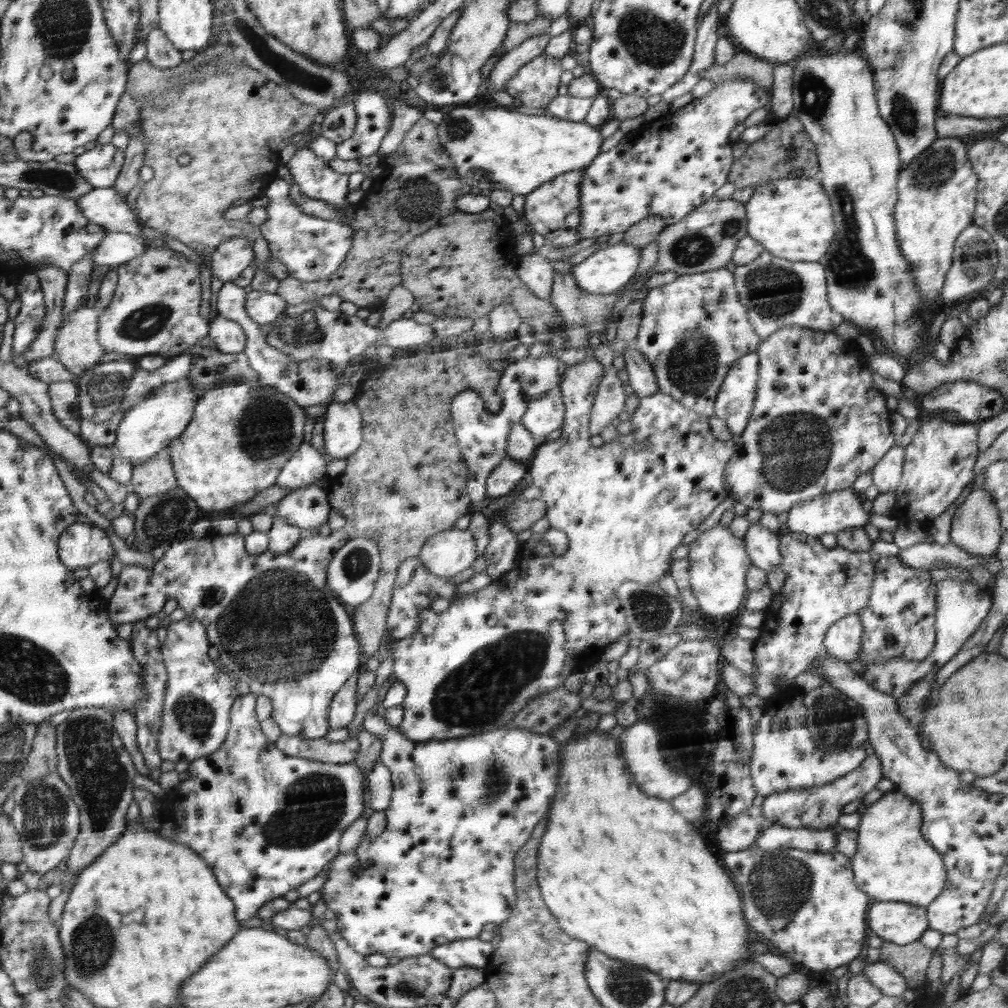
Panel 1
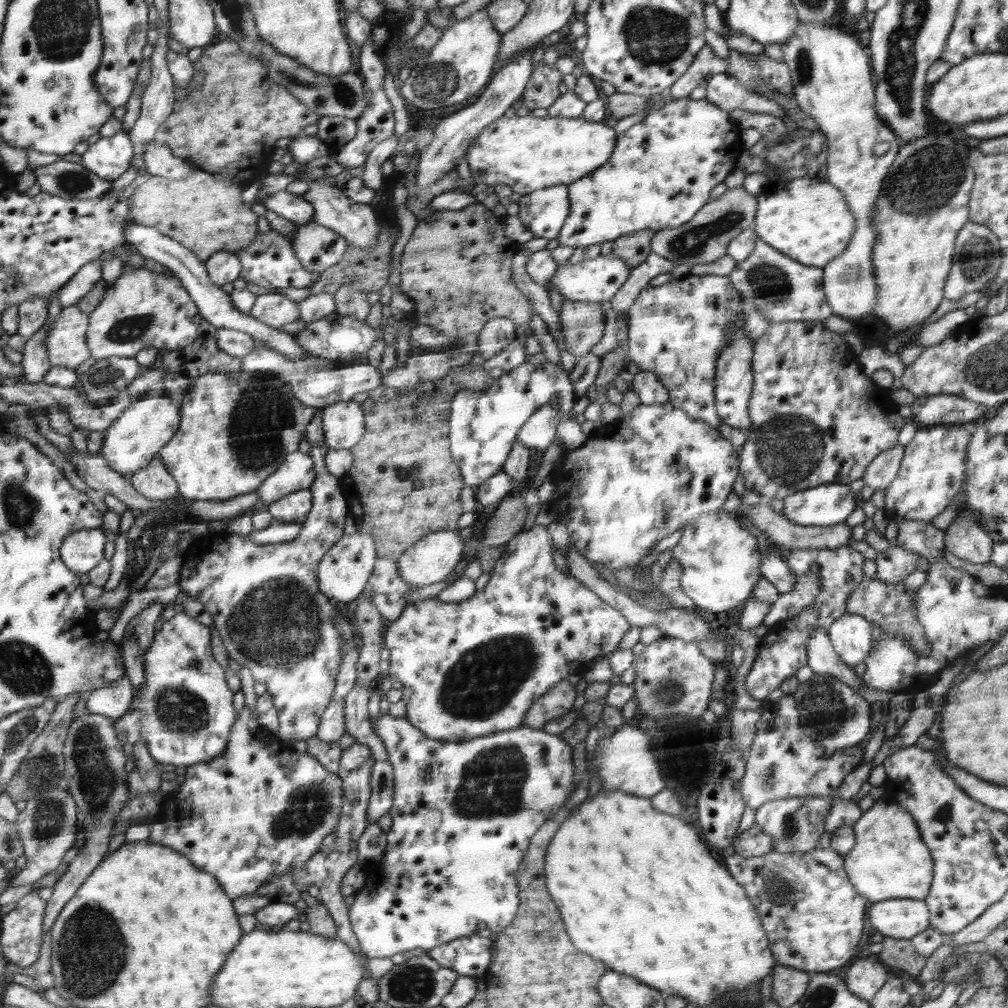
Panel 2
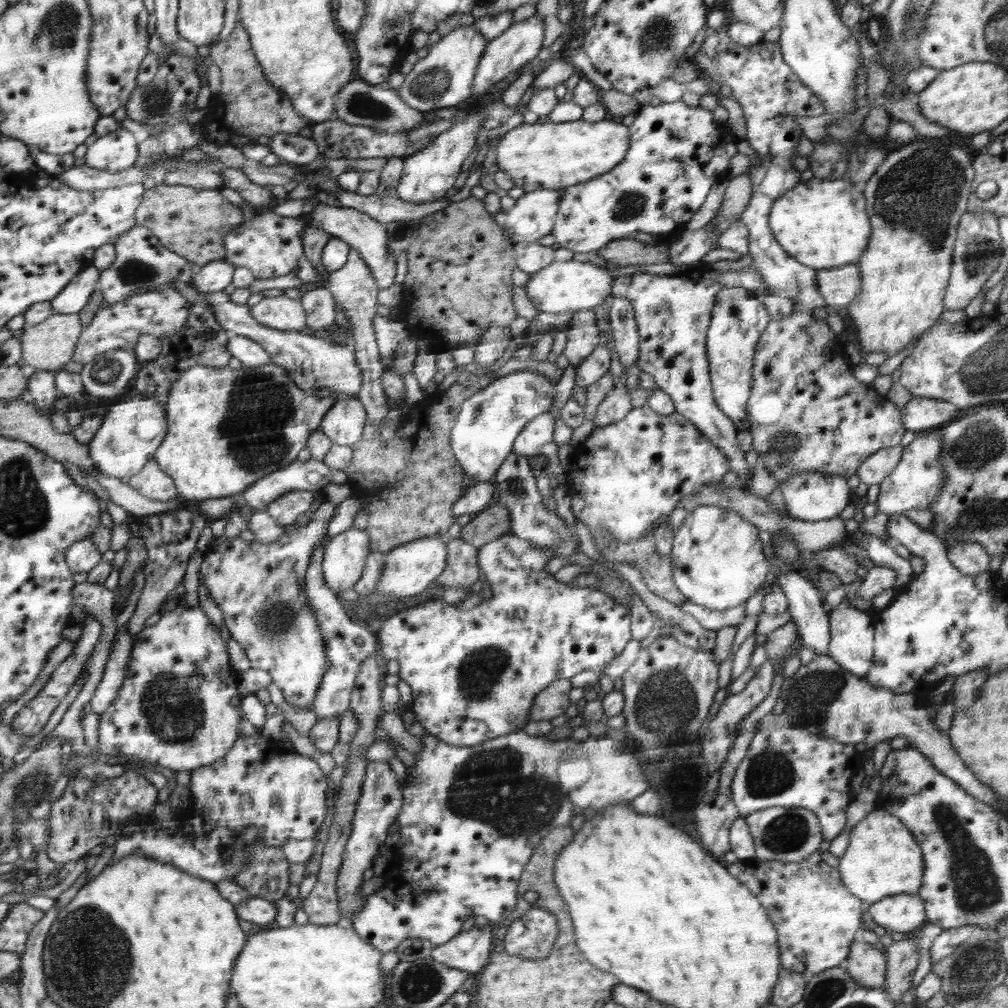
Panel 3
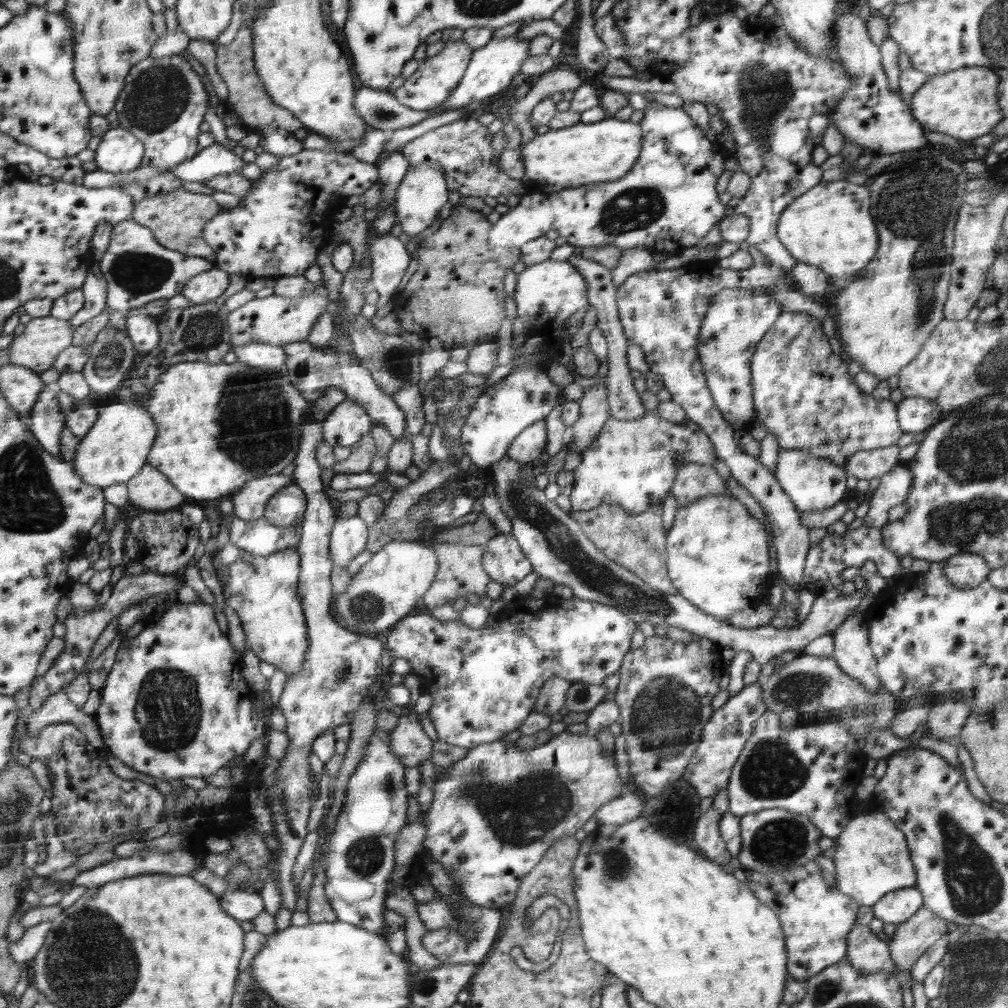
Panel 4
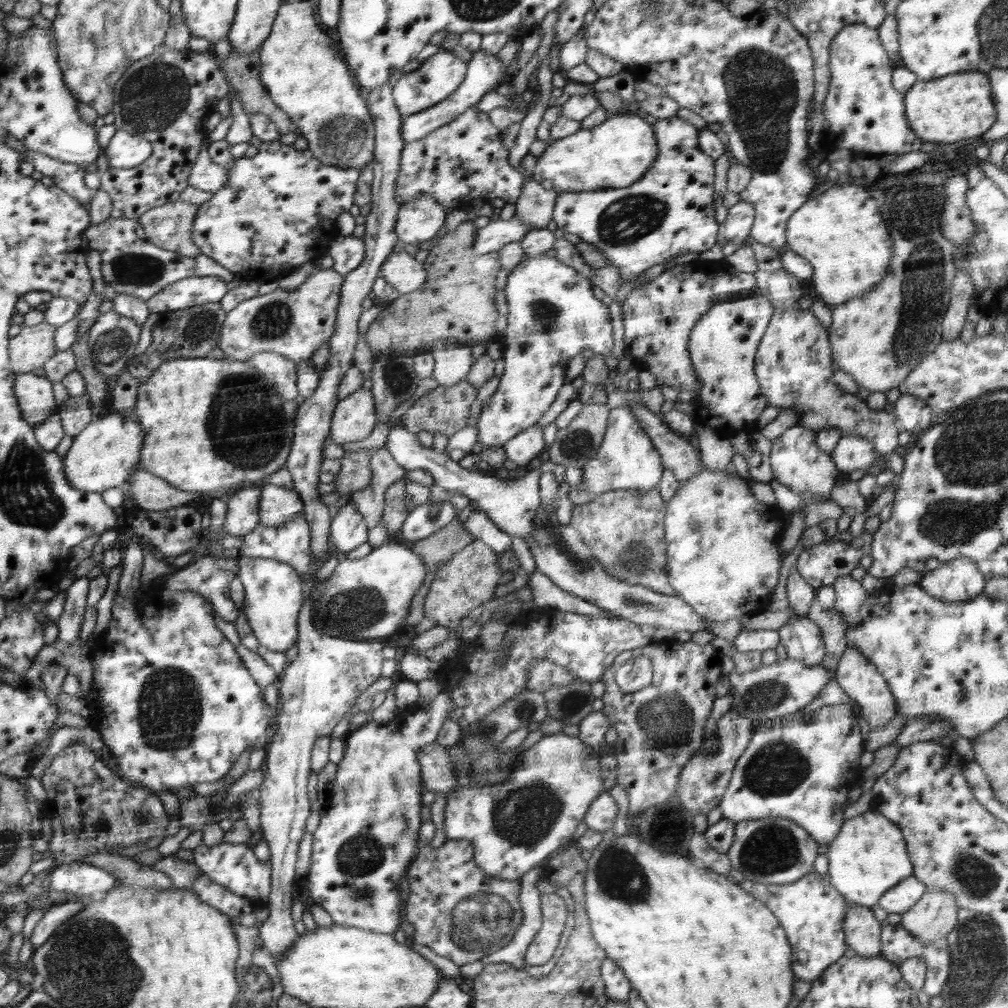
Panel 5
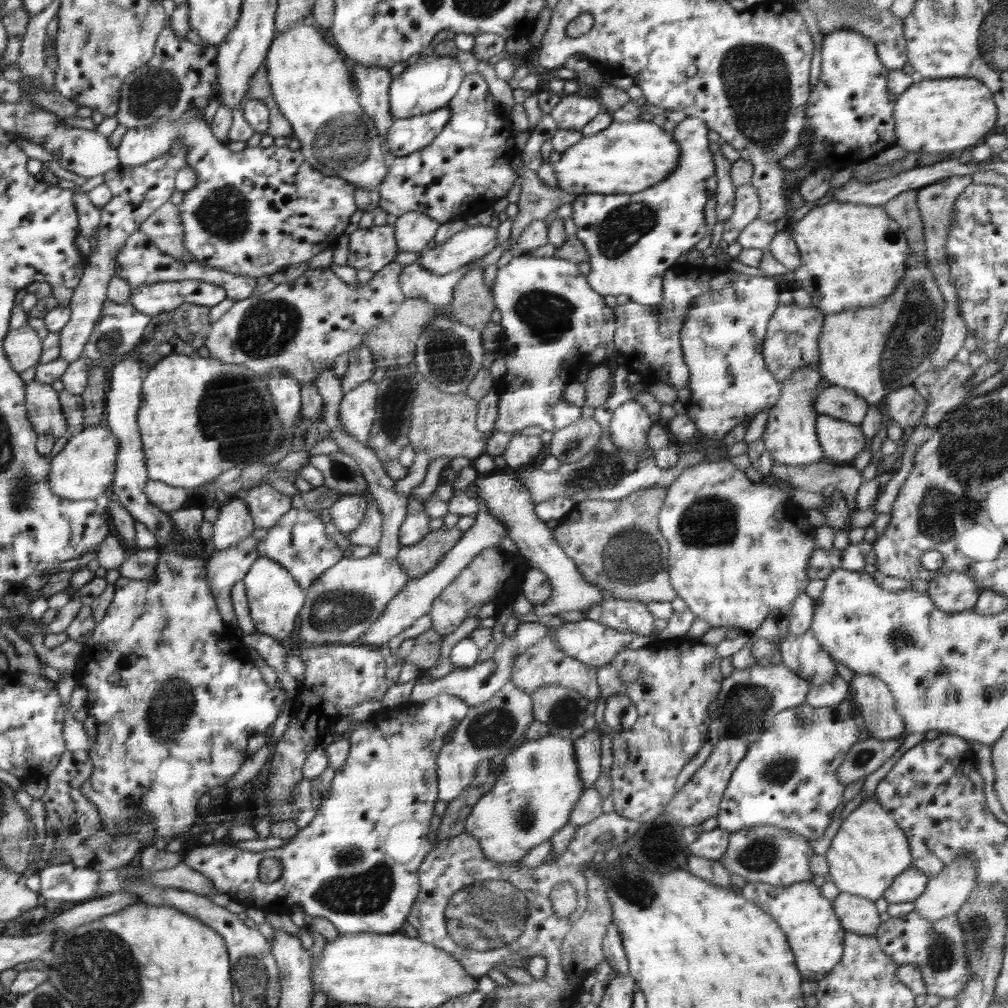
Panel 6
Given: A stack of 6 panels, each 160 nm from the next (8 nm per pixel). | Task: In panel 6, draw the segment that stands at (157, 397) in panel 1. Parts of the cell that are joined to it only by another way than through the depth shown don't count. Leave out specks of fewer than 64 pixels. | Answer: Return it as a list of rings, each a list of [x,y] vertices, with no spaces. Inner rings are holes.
[[[104,424],[83,428],[69,438],[62,451],[52,459],[49,485],[58,496],[68,500],[86,500],[98,498],[110,491],[113,479],[116,478],[117,456],[121,446],[117,436]]]

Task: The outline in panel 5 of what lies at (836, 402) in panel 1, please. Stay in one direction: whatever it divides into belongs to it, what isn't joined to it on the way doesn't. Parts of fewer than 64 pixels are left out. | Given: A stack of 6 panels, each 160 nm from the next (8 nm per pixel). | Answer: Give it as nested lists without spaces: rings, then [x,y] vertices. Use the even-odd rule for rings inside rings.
[[[810,309],[773,310],[773,315],[755,354],[754,371],[768,407],[780,407],[781,411],[796,409],[800,413],[800,420],[797,424],[806,429],[814,429],[818,432],[824,427],[835,427],[842,431],[843,436],[860,436],[874,444],[877,454],[895,451],[899,446],[897,439],[901,430],[894,424],[894,414],[888,414],[884,410],[872,412],[866,406],[866,401],[860,400],[856,395],[848,395],[842,388],[830,381],[836,369],[833,366],[827,331]]]

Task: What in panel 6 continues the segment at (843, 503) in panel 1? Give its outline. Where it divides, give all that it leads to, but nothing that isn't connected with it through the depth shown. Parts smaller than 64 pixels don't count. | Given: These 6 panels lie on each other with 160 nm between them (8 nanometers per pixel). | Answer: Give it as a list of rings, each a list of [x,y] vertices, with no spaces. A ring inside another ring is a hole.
[[[812,366],[795,370],[795,373],[782,383],[778,403],[766,410],[768,420],[760,440],[765,444],[773,463],[798,467],[823,460],[816,432],[816,420],[819,415],[814,411],[814,402],[820,394],[817,387],[822,379],[821,374]]]

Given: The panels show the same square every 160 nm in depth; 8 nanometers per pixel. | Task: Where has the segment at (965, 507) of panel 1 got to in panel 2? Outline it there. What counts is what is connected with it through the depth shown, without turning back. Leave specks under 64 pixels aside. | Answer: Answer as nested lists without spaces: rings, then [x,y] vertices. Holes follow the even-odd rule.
[[[962,511],[954,518],[945,530],[945,551],[960,561],[990,563],[994,542],[974,517],[970,511]]]

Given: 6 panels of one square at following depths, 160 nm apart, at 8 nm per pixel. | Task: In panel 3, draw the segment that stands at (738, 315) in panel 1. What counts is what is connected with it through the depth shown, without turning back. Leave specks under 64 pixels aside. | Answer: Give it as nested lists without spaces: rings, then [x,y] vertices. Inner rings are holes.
[[[753,263],[734,272],[714,270],[688,270],[681,274],[654,275],[637,272],[613,279],[612,298],[632,303],[639,334],[638,358],[635,365],[654,378],[654,382],[674,402],[675,410],[688,417],[730,462],[730,470],[739,476],[739,482],[747,490],[751,479],[746,454],[738,444],[738,430],[734,422],[726,417],[716,405],[709,362],[706,356],[706,334],[717,295],[725,288],[742,287],[761,295],[770,321],[788,316],[795,309],[793,298],[776,296],[763,283]]]

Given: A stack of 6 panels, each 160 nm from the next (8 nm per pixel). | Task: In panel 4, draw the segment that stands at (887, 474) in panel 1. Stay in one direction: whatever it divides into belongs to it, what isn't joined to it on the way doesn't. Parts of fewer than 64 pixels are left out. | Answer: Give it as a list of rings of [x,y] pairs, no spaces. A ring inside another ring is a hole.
[[[896,445],[888,448],[858,451],[848,457],[844,463],[846,475],[857,479],[881,478],[894,468],[903,464],[900,461],[900,447]]]

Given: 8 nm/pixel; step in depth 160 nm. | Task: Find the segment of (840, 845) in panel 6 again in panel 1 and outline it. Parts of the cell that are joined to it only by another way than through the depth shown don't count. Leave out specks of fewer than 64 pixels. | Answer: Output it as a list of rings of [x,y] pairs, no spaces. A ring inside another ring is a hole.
[[[896,788],[867,807],[857,826],[857,851],[851,858],[854,884],[874,902],[895,901],[928,907],[946,887],[942,855],[922,836],[918,803]]]

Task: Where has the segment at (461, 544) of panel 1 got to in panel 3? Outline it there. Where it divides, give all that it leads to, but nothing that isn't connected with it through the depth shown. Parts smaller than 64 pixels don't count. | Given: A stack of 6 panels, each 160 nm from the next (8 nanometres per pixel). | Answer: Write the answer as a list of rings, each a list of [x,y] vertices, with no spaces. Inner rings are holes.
[[[432,536],[432,538],[422,538],[400,546],[393,551],[384,553],[383,573],[376,585],[376,594],[384,596],[396,596],[394,600],[406,598],[420,594],[422,590],[428,588],[432,580],[436,580],[448,566],[448,544],[447,536]]]

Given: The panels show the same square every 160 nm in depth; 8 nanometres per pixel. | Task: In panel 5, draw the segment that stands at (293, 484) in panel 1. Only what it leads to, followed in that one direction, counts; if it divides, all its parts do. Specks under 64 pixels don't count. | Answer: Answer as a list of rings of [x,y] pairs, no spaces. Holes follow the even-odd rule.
[[[266,481],[249,484],[233,492],[227,502],[222,528],[232,537],[242,537],[259,525],[259,502]]]

